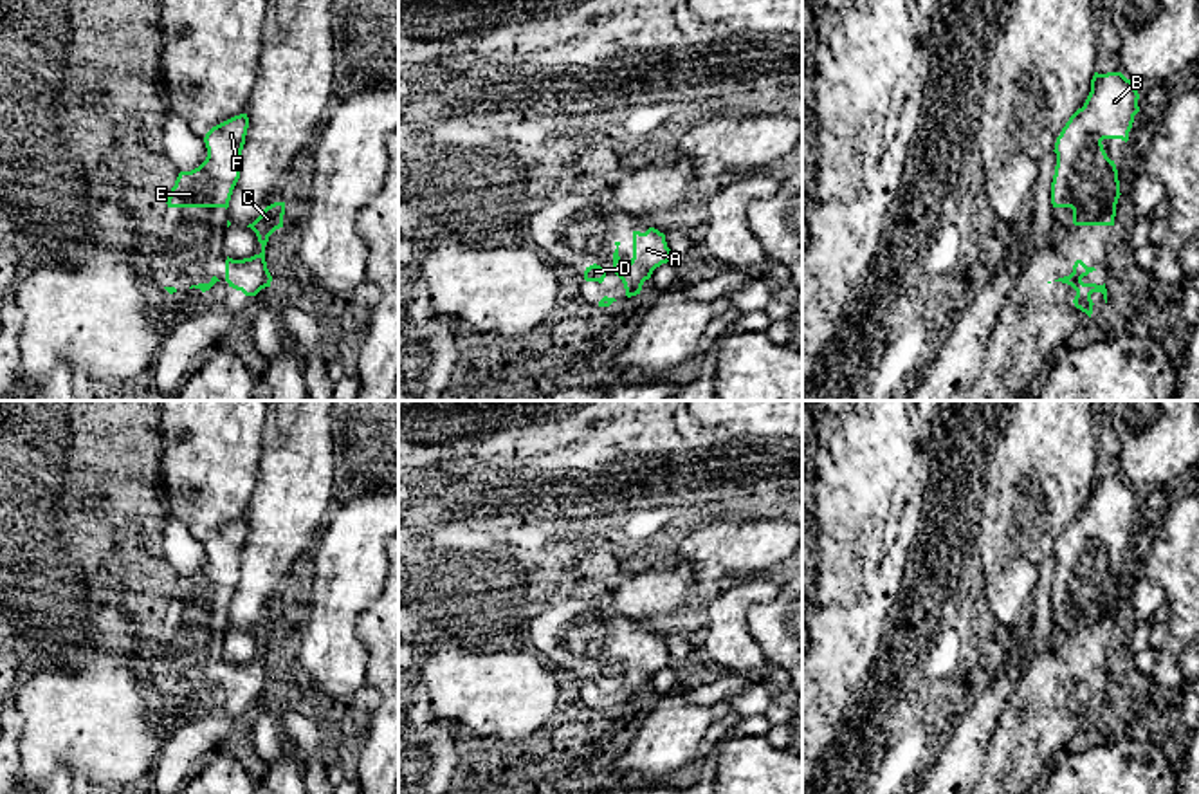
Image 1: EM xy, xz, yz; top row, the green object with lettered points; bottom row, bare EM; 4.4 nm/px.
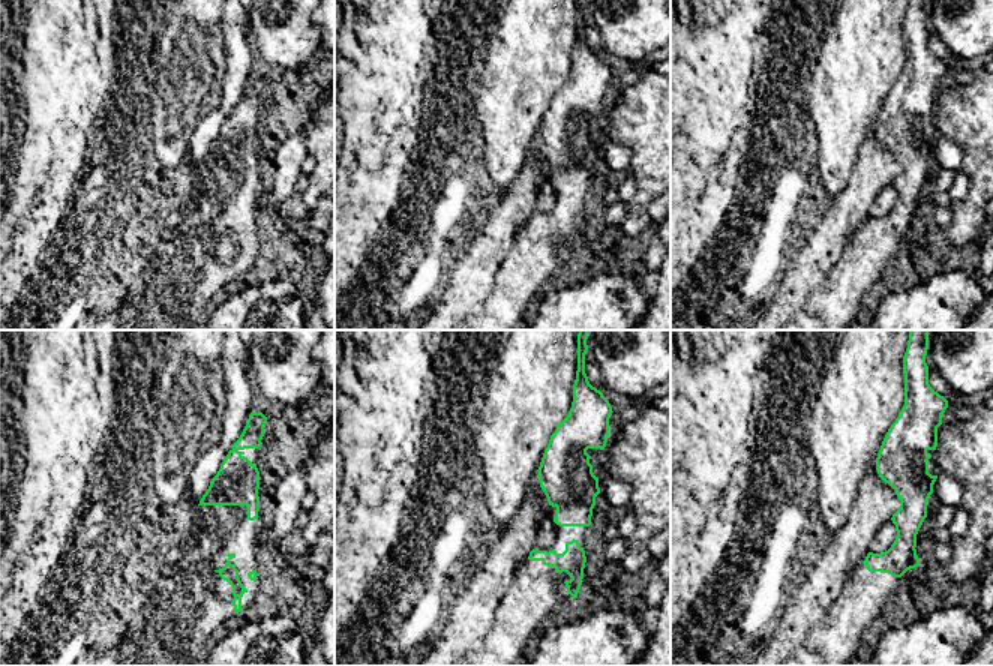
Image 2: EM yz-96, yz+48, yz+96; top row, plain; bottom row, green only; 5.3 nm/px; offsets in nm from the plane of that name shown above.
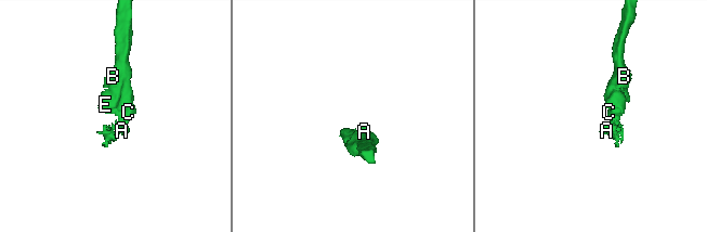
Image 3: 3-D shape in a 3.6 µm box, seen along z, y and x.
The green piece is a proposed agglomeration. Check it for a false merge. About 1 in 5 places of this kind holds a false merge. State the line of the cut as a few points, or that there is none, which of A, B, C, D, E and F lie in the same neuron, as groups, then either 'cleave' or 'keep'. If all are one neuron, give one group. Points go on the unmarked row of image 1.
cut none; groups A B C D E F; keep

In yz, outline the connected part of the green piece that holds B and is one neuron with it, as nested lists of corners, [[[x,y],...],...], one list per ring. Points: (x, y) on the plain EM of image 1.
[[[1094,476],[1091,496],[1055,547],[1053,612],[1071,612],[1075,630],[1114,630],[1120,585],[1103,543],[1129,545],[1140,498],[1121,476]]]

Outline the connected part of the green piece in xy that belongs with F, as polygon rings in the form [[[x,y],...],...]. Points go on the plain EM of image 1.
[[[247,518],[213,531],[204,541],[207,552],[206,565],[191,576],[178,577],[166,606],[168,612],[227,614],[242,576],[247,532]]]

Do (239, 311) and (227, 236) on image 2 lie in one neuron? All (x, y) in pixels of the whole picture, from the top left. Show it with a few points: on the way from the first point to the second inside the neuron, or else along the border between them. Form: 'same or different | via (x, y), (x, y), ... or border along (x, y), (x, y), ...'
different | border along (233, 285), (210, 314)

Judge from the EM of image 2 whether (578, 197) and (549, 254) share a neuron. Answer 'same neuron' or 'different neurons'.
same neuron

